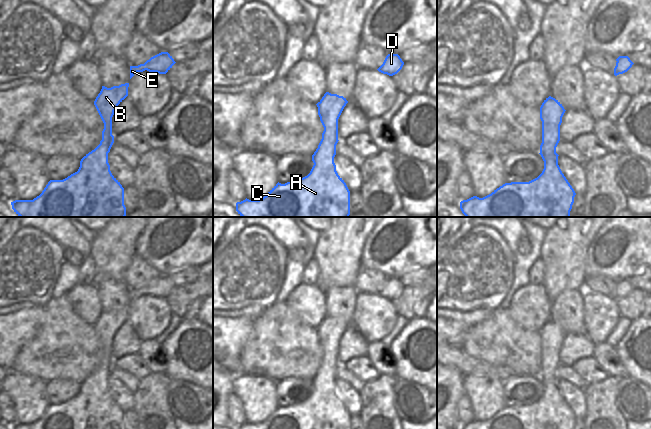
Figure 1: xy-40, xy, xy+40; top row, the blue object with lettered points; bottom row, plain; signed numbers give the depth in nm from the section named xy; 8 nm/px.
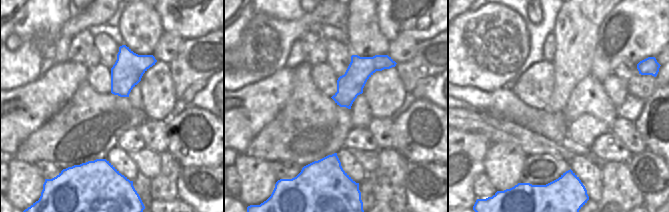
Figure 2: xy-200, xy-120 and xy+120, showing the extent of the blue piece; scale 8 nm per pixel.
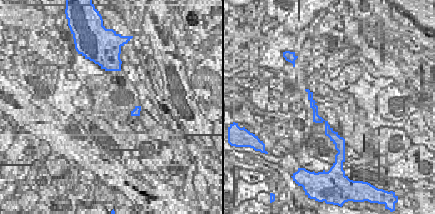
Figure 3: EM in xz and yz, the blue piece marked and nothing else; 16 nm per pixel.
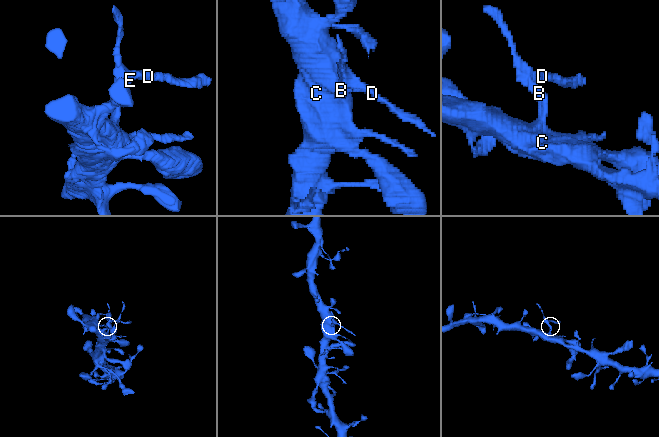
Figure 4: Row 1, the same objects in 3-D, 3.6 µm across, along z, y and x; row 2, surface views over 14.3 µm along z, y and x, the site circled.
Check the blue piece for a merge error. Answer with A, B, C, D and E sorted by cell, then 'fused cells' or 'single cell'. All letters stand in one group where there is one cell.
groups A C / B D E; fused cells

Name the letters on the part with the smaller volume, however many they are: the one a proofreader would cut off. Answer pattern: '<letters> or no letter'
B, D, E

